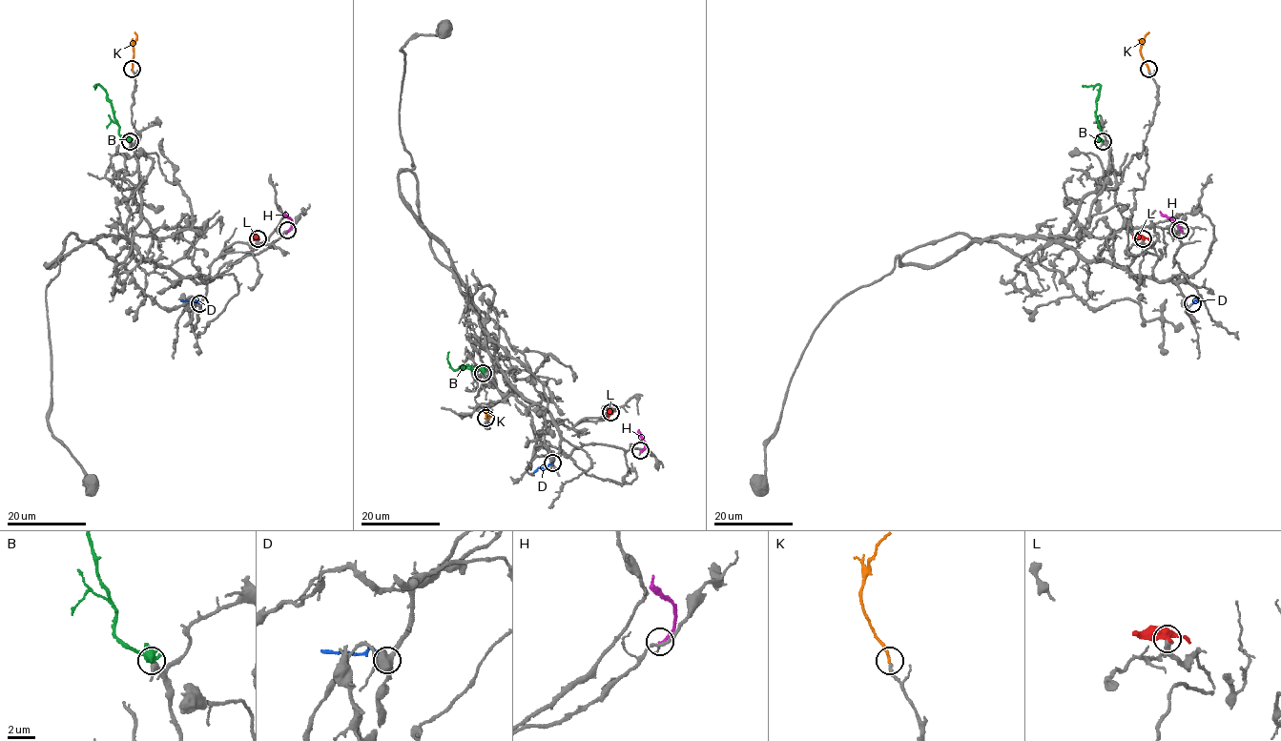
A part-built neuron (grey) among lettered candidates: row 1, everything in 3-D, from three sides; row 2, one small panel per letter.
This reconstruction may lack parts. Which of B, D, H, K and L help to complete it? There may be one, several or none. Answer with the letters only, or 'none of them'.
B, D, K

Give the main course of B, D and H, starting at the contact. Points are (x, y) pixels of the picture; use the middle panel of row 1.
B: (483, 373), (468, 366), (454, 370), (447, 360), (449, 352)
D: (553, 462), (534, 472)
H: (640, 450), (645, 443), (639, 429)

